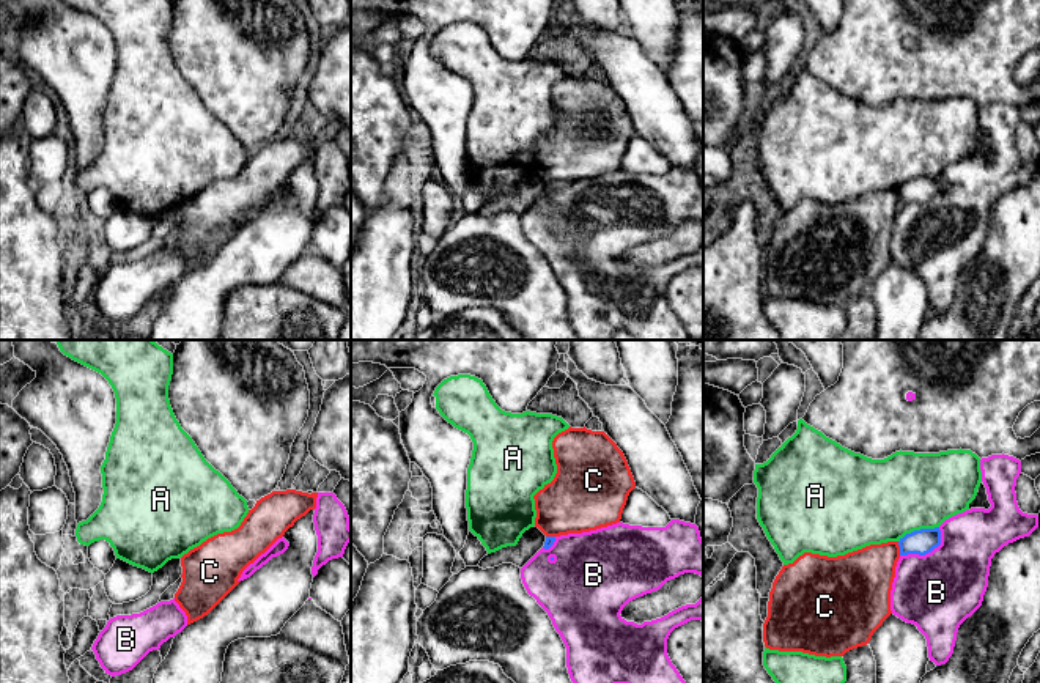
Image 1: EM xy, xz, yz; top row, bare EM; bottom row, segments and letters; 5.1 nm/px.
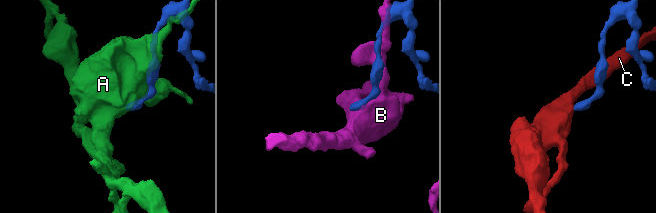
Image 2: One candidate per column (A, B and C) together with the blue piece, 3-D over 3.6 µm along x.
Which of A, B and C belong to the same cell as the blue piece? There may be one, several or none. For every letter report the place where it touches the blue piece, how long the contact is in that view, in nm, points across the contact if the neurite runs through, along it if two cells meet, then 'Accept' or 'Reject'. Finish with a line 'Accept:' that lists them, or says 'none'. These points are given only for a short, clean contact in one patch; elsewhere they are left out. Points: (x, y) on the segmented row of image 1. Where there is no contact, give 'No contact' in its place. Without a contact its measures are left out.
A: Touches blue at yz (918, 531). Shared border 220 nm. Reject
B: Touches blue at yz (927, 553). Shared border 260 nm. Reject
C: Touches blue at yz (900, 548). Shared border 70 nm. Boundary: yz (897, 542), (900, 554). Reject
Accept: none

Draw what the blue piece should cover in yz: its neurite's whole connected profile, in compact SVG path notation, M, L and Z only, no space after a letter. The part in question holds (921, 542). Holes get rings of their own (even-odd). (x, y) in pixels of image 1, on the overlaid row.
M939 527L914 530L911 533L906 533L898 541L900 556L908 556L908 554L925 556L931 552L935 548L938 548L939 545L941 545Z

